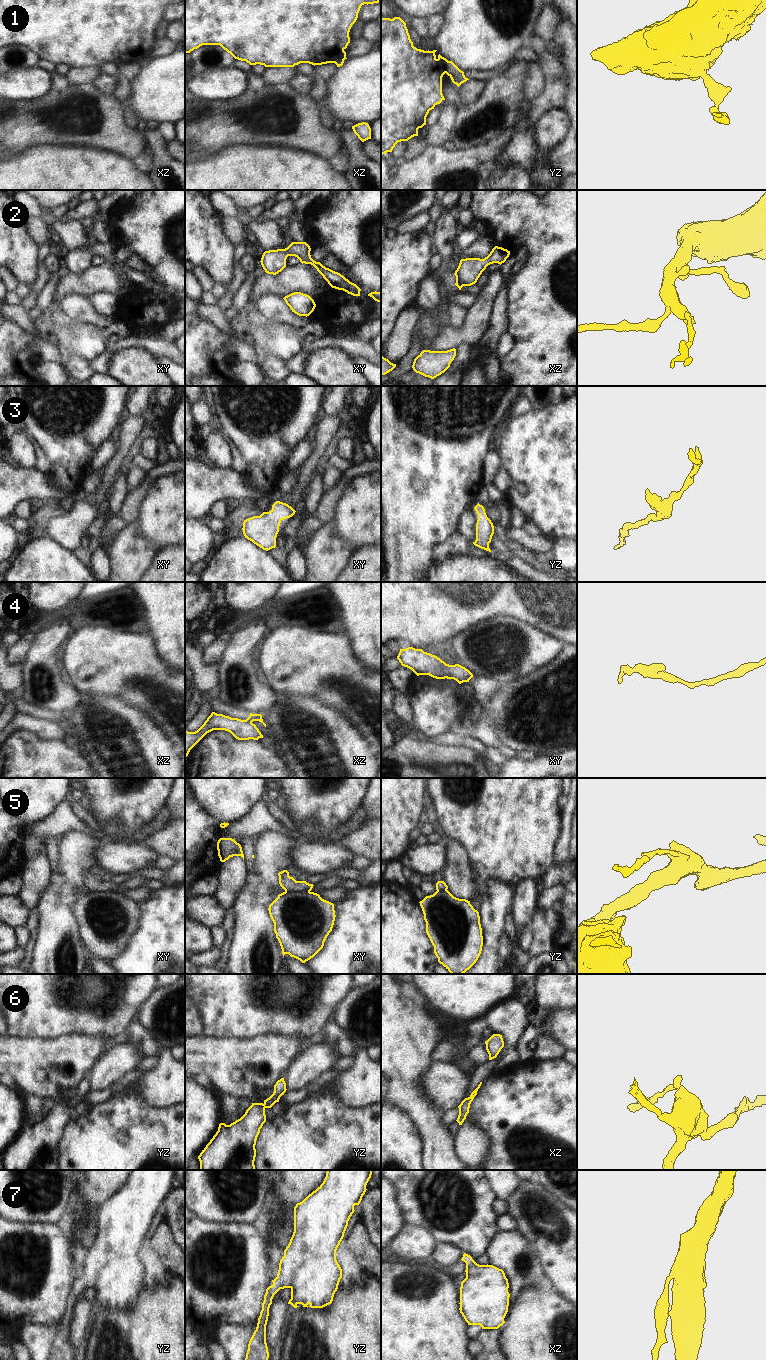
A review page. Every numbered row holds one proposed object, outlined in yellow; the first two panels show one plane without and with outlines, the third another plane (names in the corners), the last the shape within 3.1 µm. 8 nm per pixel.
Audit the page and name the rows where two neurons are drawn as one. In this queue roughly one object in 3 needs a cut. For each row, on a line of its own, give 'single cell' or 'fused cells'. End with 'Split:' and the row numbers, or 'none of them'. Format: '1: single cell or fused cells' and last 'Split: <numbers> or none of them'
1: fused cells
2: single cell
3: single cell
4: fused cells
5: fused cells
6: single cell
7: single cell
Split: 1, 4, 5

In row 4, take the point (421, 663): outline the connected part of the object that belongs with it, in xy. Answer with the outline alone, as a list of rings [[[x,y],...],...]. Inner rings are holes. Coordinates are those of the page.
[[[408,647],[400,649],[397,659],[402,666],[411,669],[417,676],[429,675],[436,679],[445,679],[443,666],[446,664],[440,658],[422,649]]]

